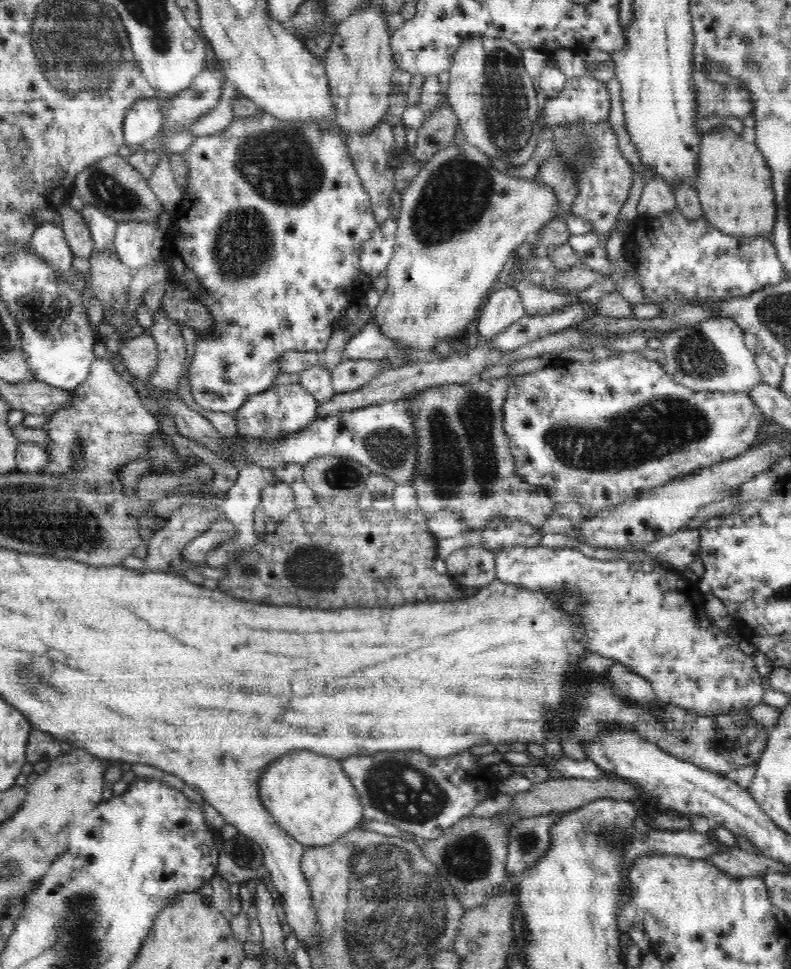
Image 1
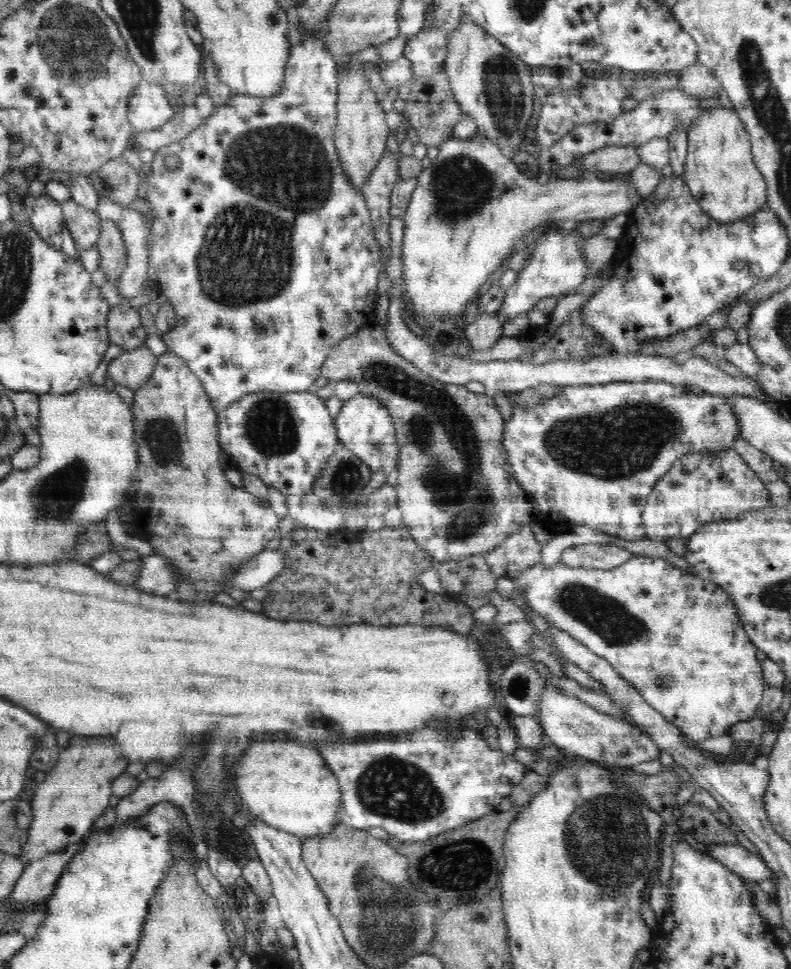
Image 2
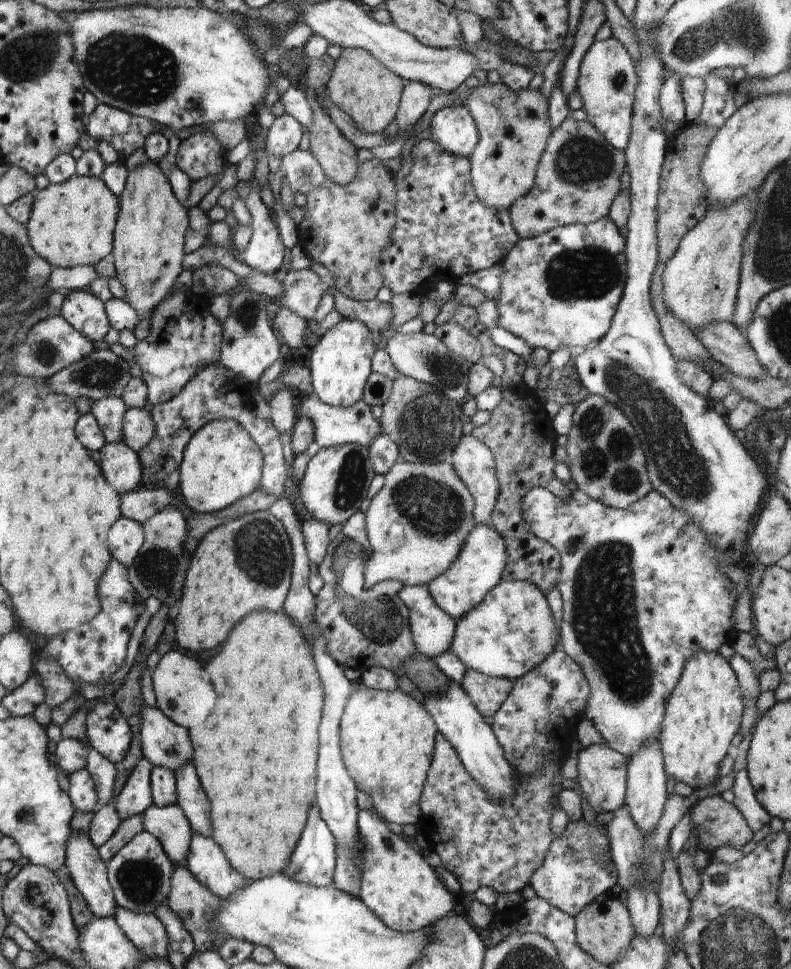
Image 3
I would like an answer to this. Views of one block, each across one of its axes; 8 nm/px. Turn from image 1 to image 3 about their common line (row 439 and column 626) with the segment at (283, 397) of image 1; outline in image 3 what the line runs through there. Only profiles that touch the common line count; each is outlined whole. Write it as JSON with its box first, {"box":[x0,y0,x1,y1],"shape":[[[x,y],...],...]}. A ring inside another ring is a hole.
{"box":[496,216,626,350],"shape":[[[607,216],[596,222],[553,228],[538,236],[520,239],[502,262],[502,290],[496,298],[500,328],[522,338],[532,350],[591,346],[610,328],[616,308],[622,300],[626,282],[626,239]]]}

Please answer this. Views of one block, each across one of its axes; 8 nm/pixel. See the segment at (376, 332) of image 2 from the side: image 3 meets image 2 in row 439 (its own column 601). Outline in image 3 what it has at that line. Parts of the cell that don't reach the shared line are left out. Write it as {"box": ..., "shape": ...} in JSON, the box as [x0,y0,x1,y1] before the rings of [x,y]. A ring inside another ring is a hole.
{"box":[565,395,653,509],"shape":[[[589,395],[577,404],[565,449],[571,487],[584,492],[592,500],[612,508],[625,509],[653,489],[636,431],[624,413],[603,396]]]}

